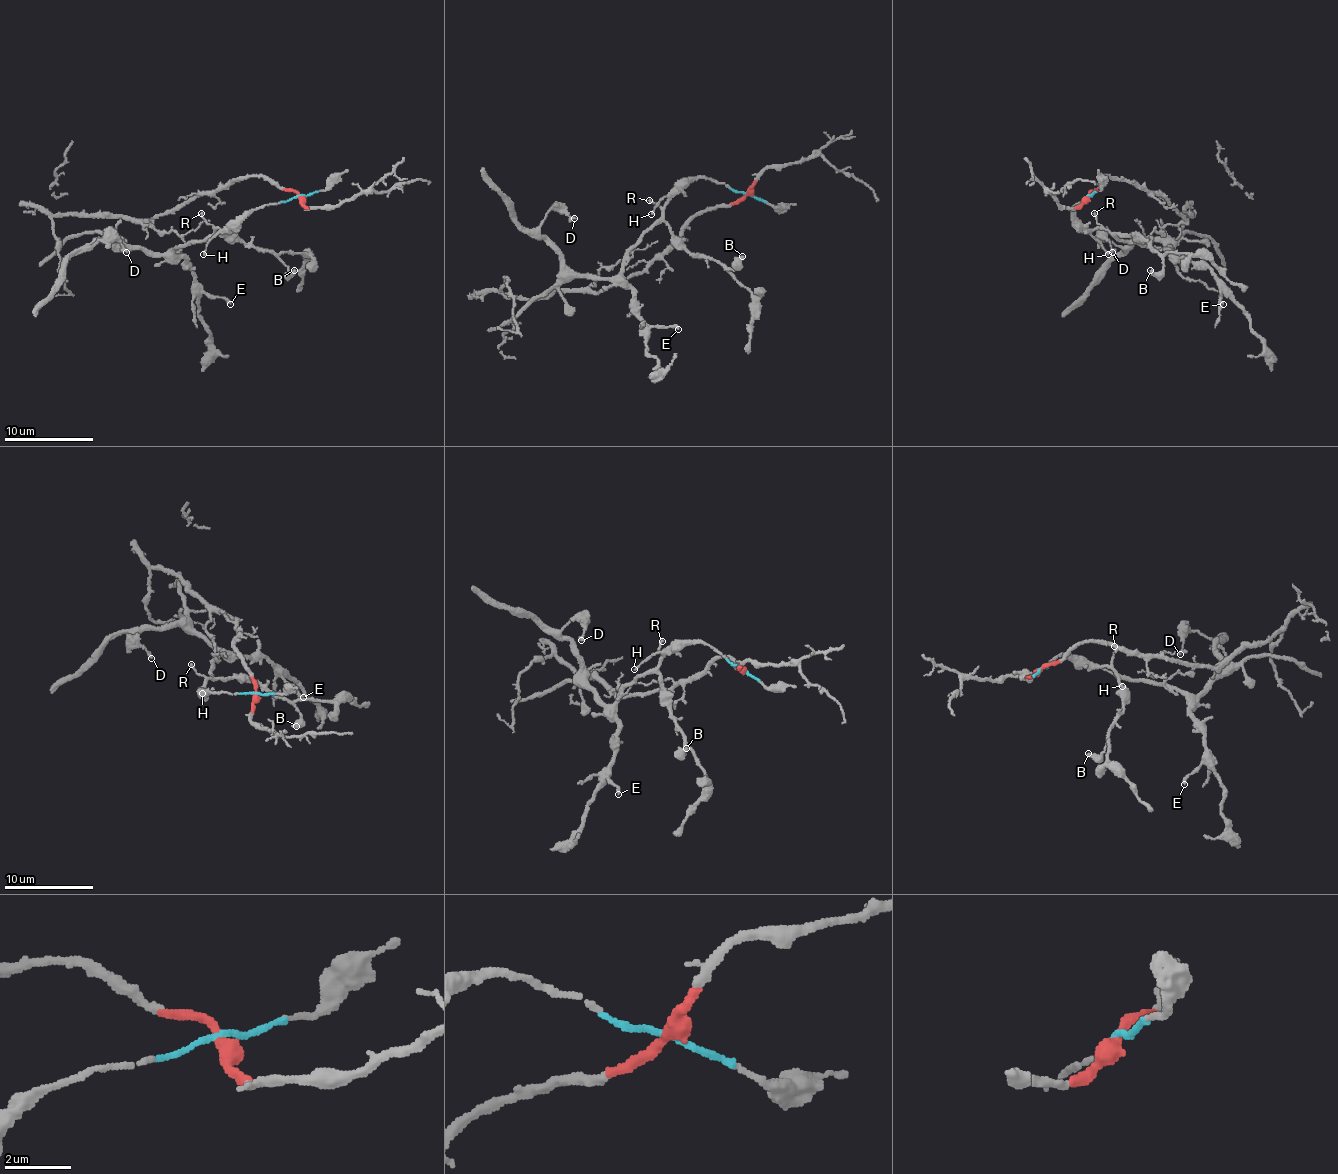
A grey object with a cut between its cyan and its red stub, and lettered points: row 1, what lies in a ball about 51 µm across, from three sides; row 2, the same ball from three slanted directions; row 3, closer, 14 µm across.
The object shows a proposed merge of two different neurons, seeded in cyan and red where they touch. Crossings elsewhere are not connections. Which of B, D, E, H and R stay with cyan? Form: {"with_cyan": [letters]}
{"with_cyan": ["B", "D", "E", "H", "R"]}

